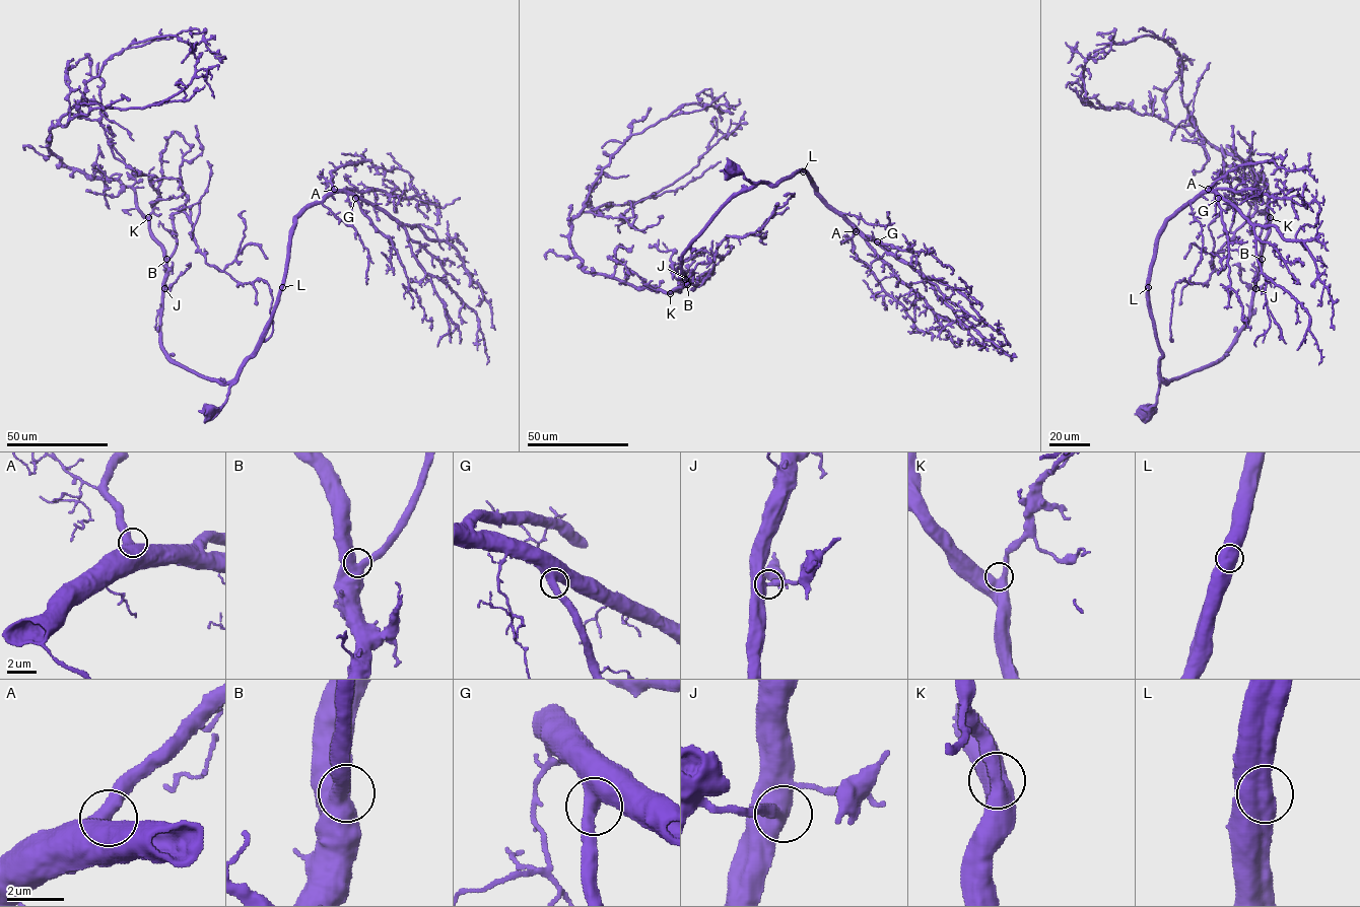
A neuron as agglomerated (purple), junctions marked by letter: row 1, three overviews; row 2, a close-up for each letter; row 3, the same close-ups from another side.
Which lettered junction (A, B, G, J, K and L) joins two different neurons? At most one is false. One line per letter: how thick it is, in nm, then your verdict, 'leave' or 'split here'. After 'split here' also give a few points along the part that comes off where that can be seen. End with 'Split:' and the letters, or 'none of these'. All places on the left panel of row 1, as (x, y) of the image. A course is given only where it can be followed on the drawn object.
A: 650 nm | leave
B: 600 nm | leave
G: 550 nm | leave
J: 460 nm | leave
K: 550 nm | leave
L: 1000 nm | leave
Split: none of these

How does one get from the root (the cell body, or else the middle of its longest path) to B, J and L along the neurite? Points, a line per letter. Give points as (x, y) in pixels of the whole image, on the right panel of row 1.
B: (1147, 412), (1156, 402), (1161, 380), (1168, 382), (1211, 366), (1225, 353), (1248, 318), (1262, 259)
J: (1147, 412), (1156, 402), (1161, 380), (1178, 379), (1213, 365), (1223, 355), (1248, 318), (1255, 288)
L: (1147, 412), (1148, 415), (1148, 409), (1156, 402), (1162, 355), (1151, 318), (1148, 286)

